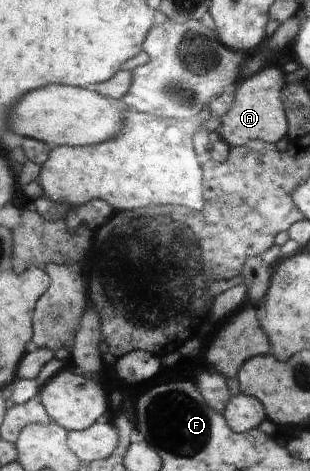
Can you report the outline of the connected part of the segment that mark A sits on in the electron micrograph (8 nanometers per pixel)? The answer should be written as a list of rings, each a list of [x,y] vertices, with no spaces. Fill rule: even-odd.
[[[265,65],[265,69],[253,73],[246,79],[242,79],[234,89],[233,101],[227,113],[219,120],[218,130],[221,139],[229,146],[243,146],[251,139],[265,140],[267,143],[277,143],[281,137],[287,135],[287,118],[283,111],[283,103],[279,99],[283,85],[283,71],[277,67]]]

